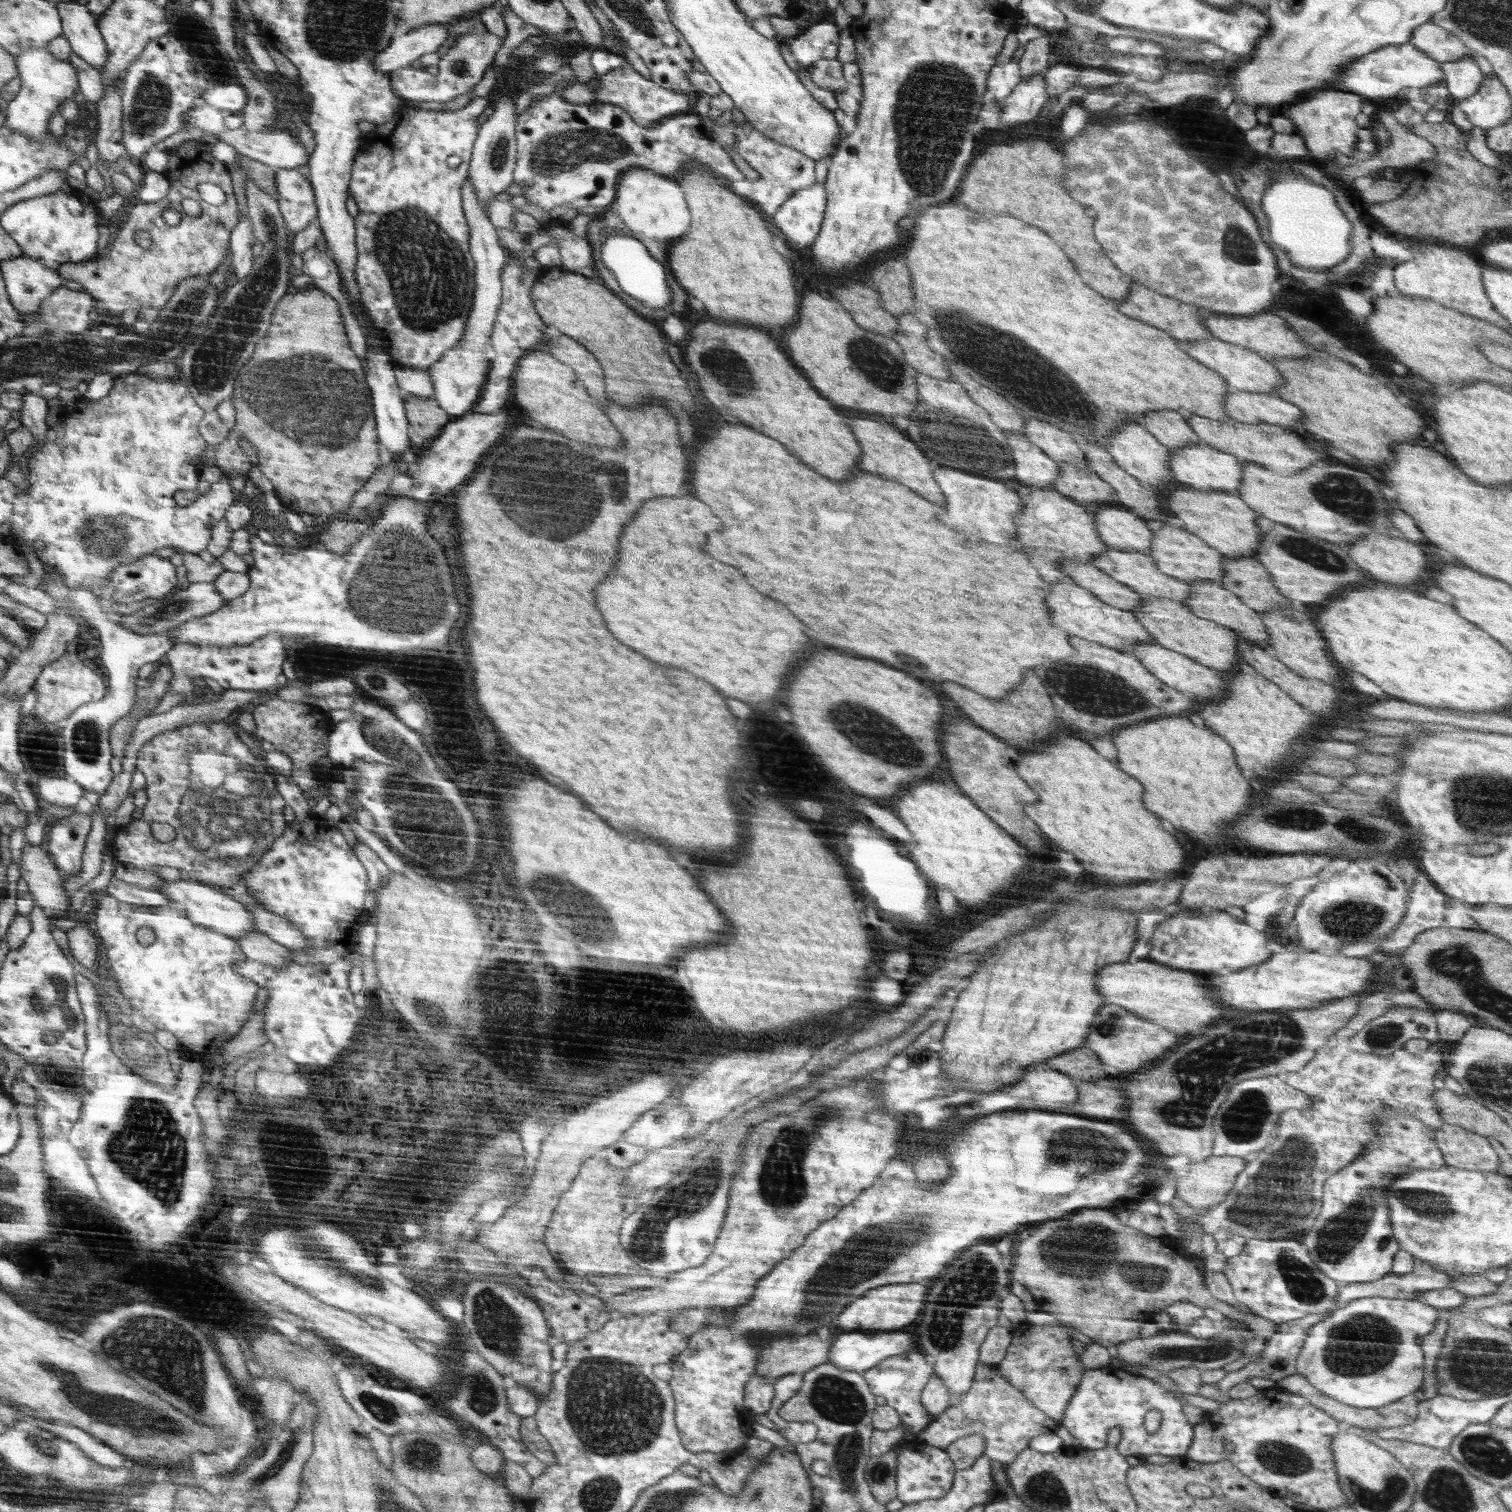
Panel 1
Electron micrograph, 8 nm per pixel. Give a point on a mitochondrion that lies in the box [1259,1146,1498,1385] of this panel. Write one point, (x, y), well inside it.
(1366, 1343)

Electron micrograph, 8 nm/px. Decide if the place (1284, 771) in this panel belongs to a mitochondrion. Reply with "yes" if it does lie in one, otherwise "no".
no

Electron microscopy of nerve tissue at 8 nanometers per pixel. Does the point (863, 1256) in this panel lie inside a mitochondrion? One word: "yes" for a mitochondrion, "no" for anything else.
yes

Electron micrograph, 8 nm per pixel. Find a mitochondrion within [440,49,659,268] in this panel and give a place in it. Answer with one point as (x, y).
(558, 154)

